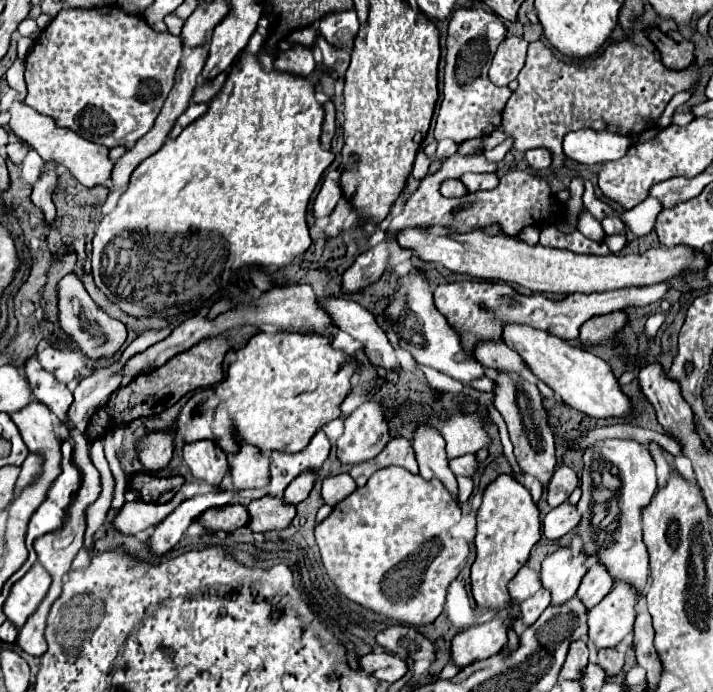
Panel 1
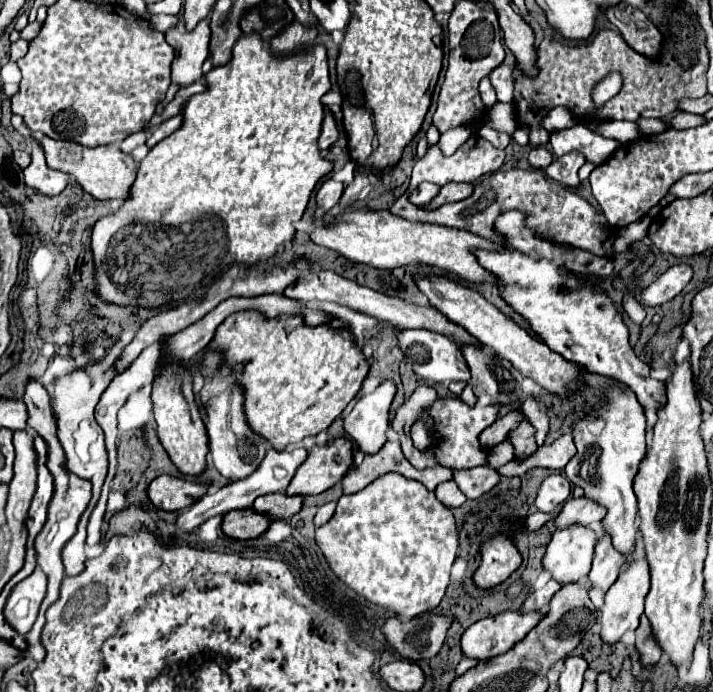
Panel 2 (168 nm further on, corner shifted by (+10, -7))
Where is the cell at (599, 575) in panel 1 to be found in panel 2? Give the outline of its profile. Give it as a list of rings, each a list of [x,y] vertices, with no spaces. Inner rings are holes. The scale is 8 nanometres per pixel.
[[[604,535],[596,543],[596,551],[592,559],[592,569],[590,569],[592,589],[600,589],[602,593],[606,593],[612,587],[612,583],[618,579],[624,561],[626,559],[610,545],[610,539]]]

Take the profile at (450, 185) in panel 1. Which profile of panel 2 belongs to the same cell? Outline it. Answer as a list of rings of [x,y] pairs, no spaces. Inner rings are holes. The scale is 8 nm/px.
[[[422,183],[418,189],[414,189],[414,193],[410,195],[410,201],[414,205],[424,207],[424,205],[428,205],[438,195],[438,191],[440,191],[438,185],[434,185],[434,183]]]

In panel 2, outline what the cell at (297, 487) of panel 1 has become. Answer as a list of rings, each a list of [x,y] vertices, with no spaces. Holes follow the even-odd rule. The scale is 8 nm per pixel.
[[[336,439],[324,447],[312,447],[310,457],[296,469],[286,495],[318,495],[336,485],[352,467],[352,445]]]

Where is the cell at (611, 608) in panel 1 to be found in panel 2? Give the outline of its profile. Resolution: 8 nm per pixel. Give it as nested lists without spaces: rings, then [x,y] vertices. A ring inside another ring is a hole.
[[[634,559],[628,563],[628,567],[620,573],[616,583],[608,589],[604,597],[604,605],[598,609],[600,615],[600,639],[608,645],[614,645],[620,641],[620,637],[626,631],[634,631],[638,627],[638,619],[644,609],[644,597],[650,589],[650,575],[648,575],[648,565],[646,559]]]

